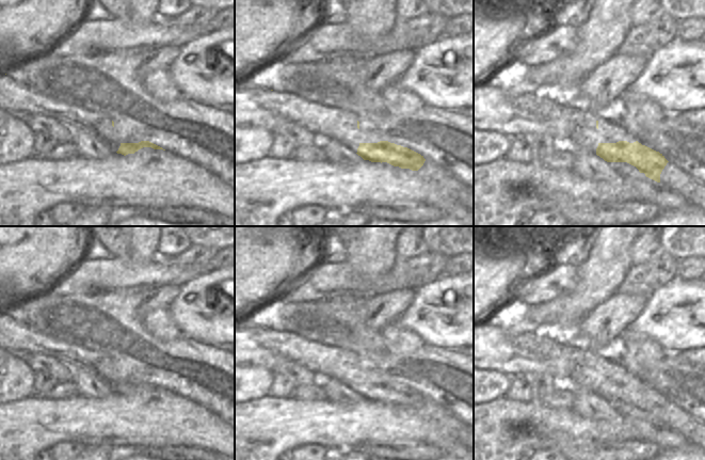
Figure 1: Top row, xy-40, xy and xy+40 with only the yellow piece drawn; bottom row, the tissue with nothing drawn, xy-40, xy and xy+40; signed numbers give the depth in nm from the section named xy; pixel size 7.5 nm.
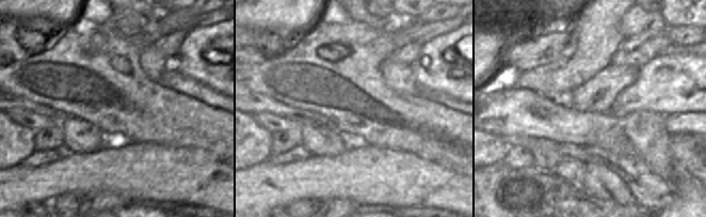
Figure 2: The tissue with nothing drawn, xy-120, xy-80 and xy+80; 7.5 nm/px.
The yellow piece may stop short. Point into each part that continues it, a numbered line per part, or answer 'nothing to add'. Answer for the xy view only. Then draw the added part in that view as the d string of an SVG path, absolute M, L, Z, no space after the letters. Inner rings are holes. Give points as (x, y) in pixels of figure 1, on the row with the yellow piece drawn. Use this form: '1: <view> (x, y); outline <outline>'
1: xy (341, 126); outline M251 82L235 85L235 98L250 96L257 105L279 113L285 120L301 123L302 118L314 120L319 131L335 139L357 153L359 146L357 118L338 110L331 111L321 105L313 105L295 94L256 88Z

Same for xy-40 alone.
1: xy-40 (14, 96); outline M5 73L0 74L0 107L7 111L45 115L60 122L75 120L78 128L96 132L113 152L121 146L118 131L112 126L113 120L109 114L96 113L33 92Z

